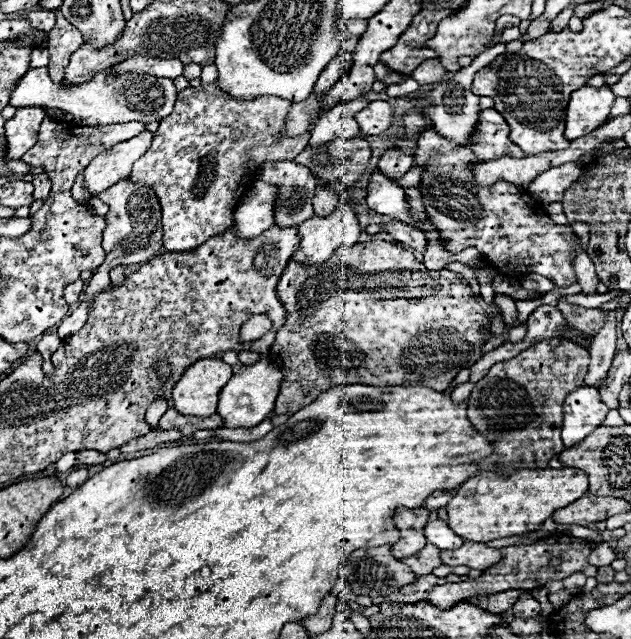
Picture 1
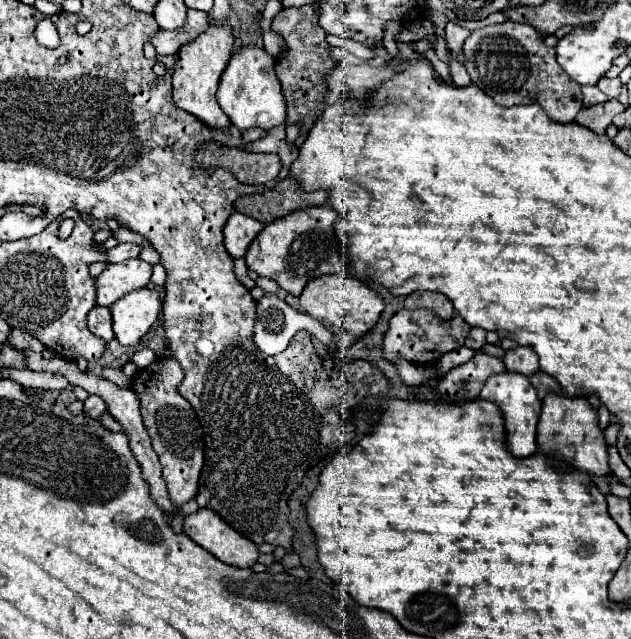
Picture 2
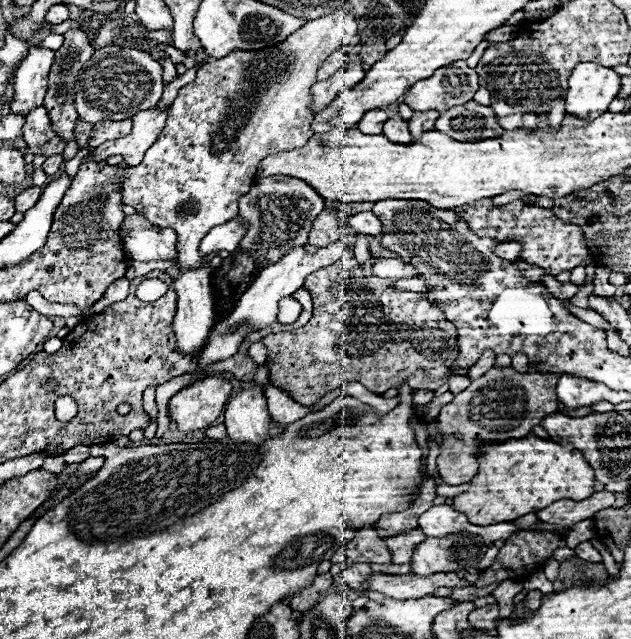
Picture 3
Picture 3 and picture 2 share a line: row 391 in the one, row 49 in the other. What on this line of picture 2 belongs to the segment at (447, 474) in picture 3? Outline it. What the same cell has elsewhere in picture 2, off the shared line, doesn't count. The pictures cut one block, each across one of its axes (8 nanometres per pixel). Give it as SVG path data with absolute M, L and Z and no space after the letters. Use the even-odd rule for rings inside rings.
M504 22L480 28L470 34L470 38L464 42L464 54L466 54L466 70L470 72L472 82L484 90L496 104L510 108L514 104L532 104L538 102L544 112L556 120L556 122L574 122L574 116L582 108L582 86L568 80L566 72L560 70L560 64L556 60L556 50L548 48L540 34L528 26L528 24L516 24L516 22Z

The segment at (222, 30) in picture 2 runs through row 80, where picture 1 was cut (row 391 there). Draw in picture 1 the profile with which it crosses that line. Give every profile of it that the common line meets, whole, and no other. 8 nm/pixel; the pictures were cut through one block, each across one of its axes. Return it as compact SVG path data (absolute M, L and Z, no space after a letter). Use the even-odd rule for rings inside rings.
M202 358L192 364L172 390L174 406L184 416L208 418L216 414L218 392L232 378L232 366L220 358Z

